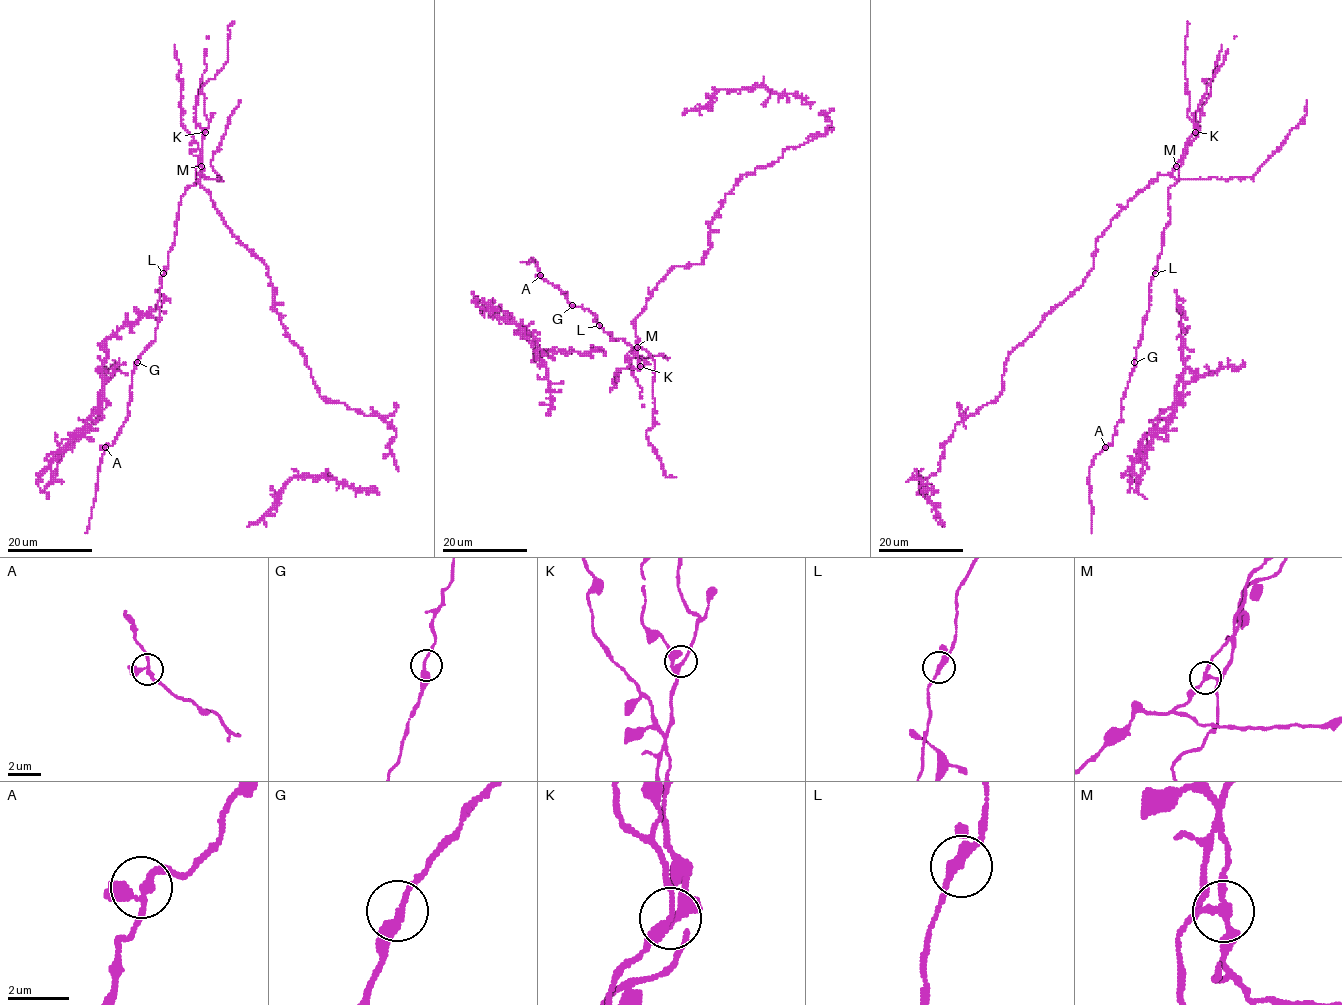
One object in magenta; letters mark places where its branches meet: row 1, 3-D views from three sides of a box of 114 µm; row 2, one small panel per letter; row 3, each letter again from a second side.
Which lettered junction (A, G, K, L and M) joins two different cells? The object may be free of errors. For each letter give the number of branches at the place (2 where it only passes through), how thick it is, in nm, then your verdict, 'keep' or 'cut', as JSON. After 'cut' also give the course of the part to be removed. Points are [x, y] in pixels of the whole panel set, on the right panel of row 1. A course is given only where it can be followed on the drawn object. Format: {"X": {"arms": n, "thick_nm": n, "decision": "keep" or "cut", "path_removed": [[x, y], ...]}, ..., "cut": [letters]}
{"A": {"arms": 3, "thick_nm": 190, "decision": "keep"}, "G": {"arms": 2, "thick_nm": 260, "decision": "keep"}, "K": {"arms": 3, "thick_nm": 220, "decision": "keep"}, "L": {"arms": 3, "thick_nm": 240, "decision": "keep"}, "M": {"arms": 3, "thick_nm": 200, "decision": "cut", "path_removed": [[1176, 166], [1111, 220], [1097, 238], [1092, 270], [1009, 354], [998, 397], [955, 425], [938, 470]]}, "cut": ["M"]}

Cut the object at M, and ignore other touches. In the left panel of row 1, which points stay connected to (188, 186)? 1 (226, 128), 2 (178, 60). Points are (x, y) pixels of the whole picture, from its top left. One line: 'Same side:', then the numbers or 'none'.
Same side: none

